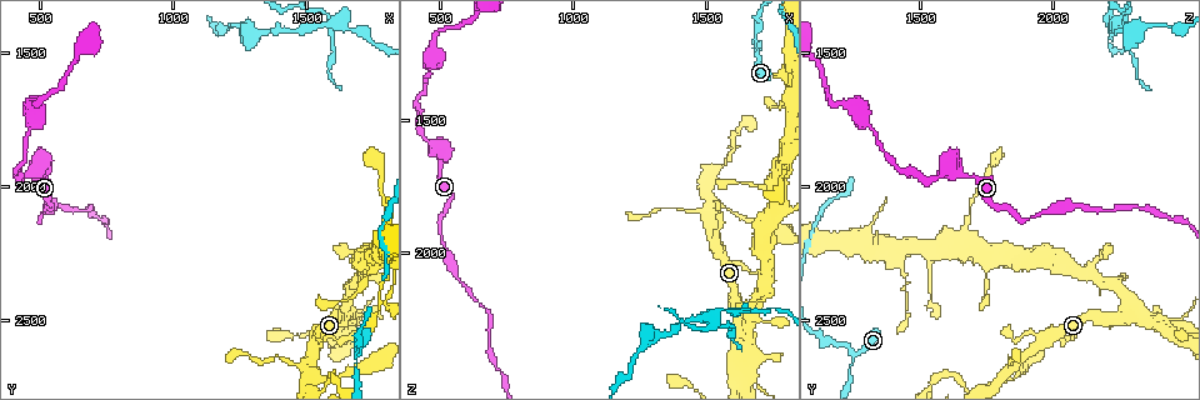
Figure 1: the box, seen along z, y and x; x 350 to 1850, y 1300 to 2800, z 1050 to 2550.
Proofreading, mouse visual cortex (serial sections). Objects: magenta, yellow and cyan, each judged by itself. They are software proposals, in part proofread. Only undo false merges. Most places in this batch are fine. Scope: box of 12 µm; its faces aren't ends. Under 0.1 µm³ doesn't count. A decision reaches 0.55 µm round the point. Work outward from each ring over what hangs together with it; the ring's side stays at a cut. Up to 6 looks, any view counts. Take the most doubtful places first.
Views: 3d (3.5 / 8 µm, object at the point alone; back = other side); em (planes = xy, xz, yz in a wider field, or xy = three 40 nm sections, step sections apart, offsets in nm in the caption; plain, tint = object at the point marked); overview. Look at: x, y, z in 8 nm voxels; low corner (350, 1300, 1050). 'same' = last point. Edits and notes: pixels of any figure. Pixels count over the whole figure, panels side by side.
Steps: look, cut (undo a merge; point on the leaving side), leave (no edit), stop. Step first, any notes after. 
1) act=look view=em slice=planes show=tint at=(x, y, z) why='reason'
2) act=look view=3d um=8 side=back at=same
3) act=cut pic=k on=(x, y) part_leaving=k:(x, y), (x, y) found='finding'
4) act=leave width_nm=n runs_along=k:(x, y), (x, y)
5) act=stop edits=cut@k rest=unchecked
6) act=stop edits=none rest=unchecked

act=look view=3d um=3.5 at=(1680, 2680, 1240) why='sharp bend'

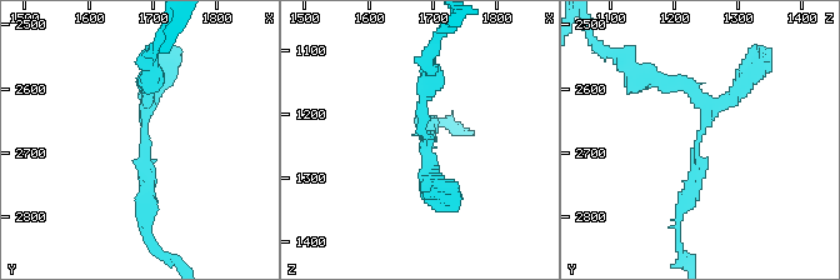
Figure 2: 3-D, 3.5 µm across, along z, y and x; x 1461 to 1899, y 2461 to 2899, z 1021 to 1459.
act=look view=em slice=xy step=2 show=tint at=(1680, 2685, 1235) arm_widths_nm=200,250 why='need the tissue'

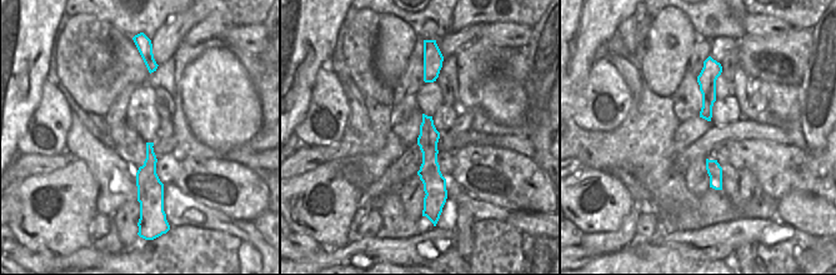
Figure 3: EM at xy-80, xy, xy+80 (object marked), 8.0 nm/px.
act=leave runs_along=3:(425, 119), (430, 151), (430, 200) found='continuous, no second cell'

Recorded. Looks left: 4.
act=look view=3d um=3.5 at=(1510, 2690, 1830) why='side arm on a straight run'

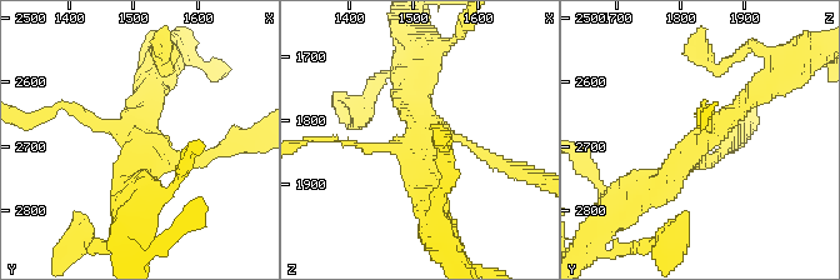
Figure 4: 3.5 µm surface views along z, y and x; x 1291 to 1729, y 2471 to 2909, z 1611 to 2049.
act=look view=em slice=xy step=2 show=tint at=(1510, 2690, 1835)

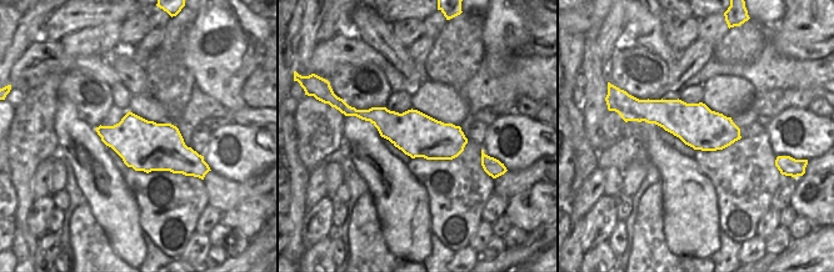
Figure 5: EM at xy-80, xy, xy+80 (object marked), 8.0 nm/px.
act=leave runs_along=4:(765, 89), (666, 181), (640, 189) found='one cell here'

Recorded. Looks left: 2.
act=stop edits=none rest=unchecked

